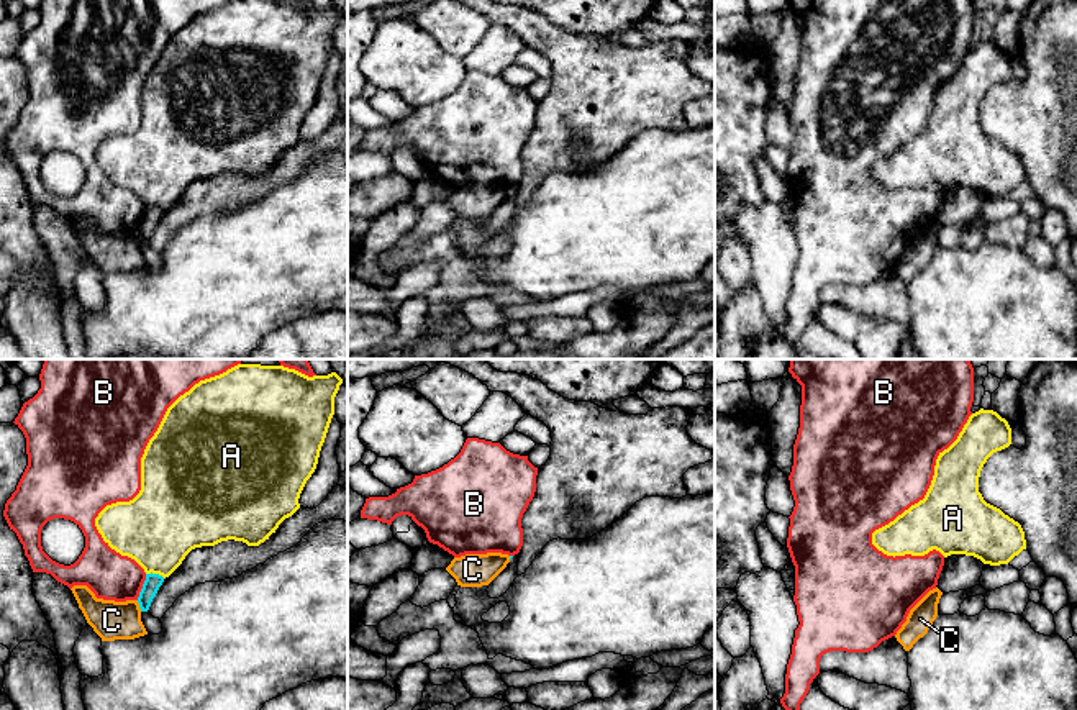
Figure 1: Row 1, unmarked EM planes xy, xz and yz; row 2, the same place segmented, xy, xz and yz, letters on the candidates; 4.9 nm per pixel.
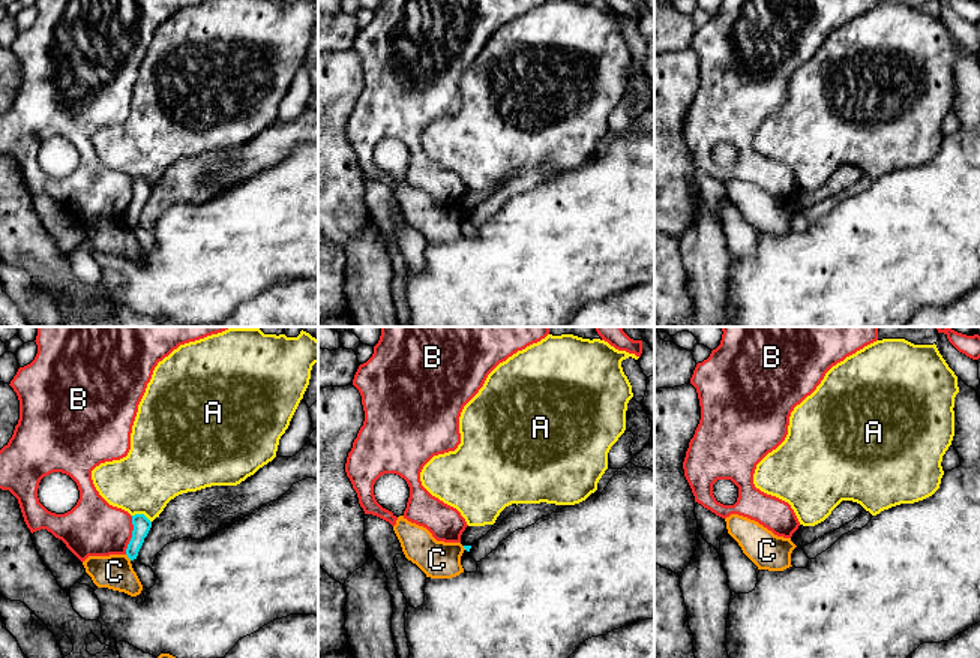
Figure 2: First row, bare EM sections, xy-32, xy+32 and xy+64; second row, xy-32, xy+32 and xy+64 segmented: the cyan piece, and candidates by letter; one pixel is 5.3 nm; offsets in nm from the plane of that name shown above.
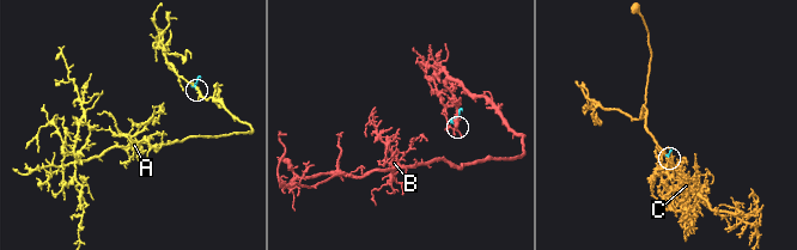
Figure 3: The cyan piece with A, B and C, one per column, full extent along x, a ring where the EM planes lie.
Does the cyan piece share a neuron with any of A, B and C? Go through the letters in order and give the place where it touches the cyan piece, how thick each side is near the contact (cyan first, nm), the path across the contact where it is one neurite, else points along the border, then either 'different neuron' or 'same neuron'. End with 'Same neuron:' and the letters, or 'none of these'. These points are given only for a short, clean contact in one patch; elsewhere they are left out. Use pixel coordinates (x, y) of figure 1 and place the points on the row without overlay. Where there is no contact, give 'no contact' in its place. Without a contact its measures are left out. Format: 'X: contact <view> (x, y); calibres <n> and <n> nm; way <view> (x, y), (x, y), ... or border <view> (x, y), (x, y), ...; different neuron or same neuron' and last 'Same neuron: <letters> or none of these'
A: contact xy (156, 207); calibres 80 and 380 nm; different neuron
B: contact xy (143, 220); calibres 80 and 240 nm; different neuron
C: contact xy (140, 238); calibres 80 and 190 nm; border xy (136, 233), (141, 243); different neuron
Same neuron: none of these

